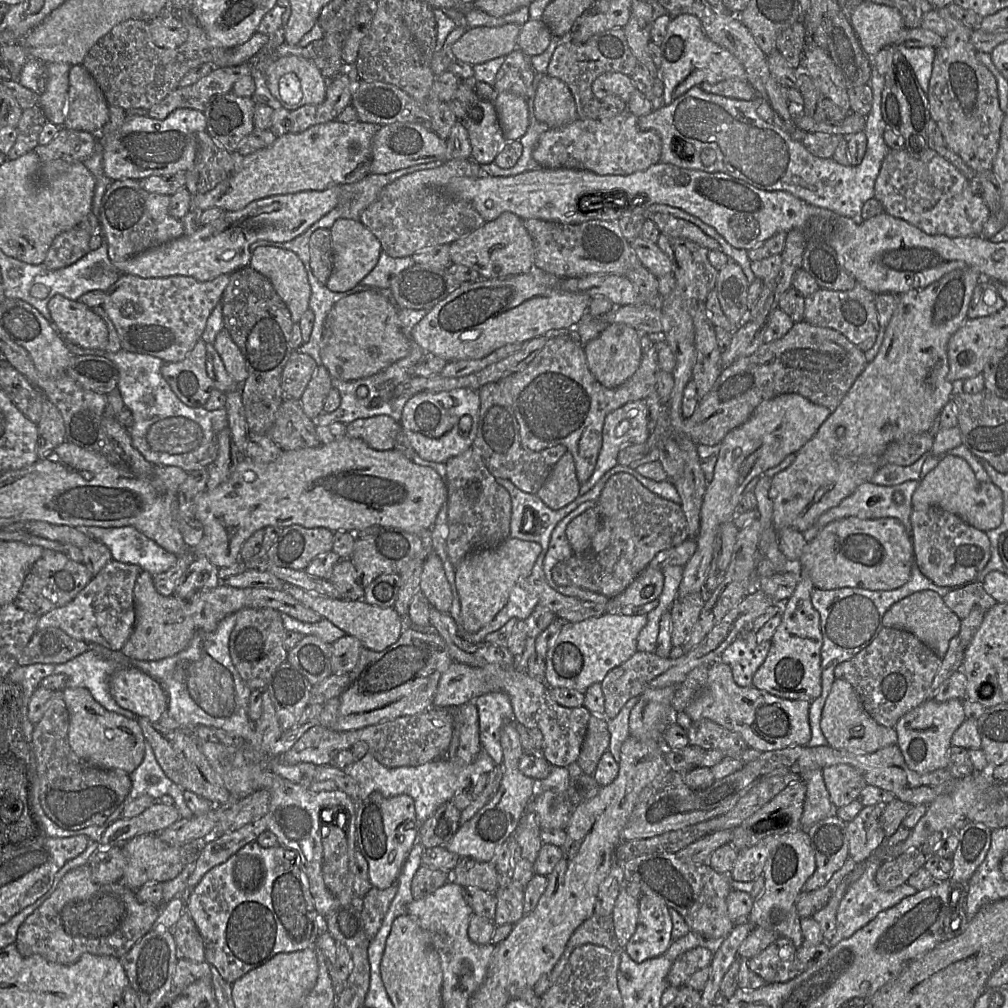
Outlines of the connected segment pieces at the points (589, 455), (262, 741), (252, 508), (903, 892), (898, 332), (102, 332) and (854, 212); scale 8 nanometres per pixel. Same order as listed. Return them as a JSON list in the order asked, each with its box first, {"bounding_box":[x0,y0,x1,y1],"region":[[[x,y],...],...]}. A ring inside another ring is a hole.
[{"bounding_box":[498,334,659,484],"region":[[[569,334],[548,339],[540,353],[521,371],[498,381],[508,394],[519,425],[523,447],[542,451],[563,445],[574,459],[580,484],[592,476],[602,446],[602,429],[606,416],[621,406],[645,399],[656,389],[659,371],[658,354],[653,346],[643,353],[637,371],[622,385],[607,388],[591,373],[584,347]]]},{"bounding_box":[199,690,357,919],"region":[[[267,690],[263,692],[263,706],[260,718],[255,721],[253,738],[241,748],[234,748],[219,743],[201,741],[199,748],[207,758],[215,772],[223,780],[232,797],[246,797],[259,790],[270,793],[270,804],[266,817],[267,831],[272,832],[279,844],[295,852],[295,859],[310,882],[310,891],[314,898],[316,910],[323,919],[338,909],[340,900],[331,894],[323,879],[324,847],[322,842],[322,827],[337,823],[341,817],[353,823],[353,836],[356,837],[356,806],[357,801],[340,789],[314,792],[307,785],[294,783],[271,770],[269,761],[278,760],[270,757],[269,751],[274,743],[281,738],[284,730],[281,728],[276,710]]]},{"bounding_box":[190,435,448,568],"region":[[[345,435],[334,442],[321,444],[314,448],[283,450],[276,460],[269,463],[257,462],[246,457],[241,458],[237,467],[225,482],[212,490],[206,489],[197,497],[194,505],[194,518],[203,526],[203,537],[201,541],[194,548],[190,548],[190,550],[195,557],[206,557],[216,567],[224,568],[238,563],[238,561],[240,561],[239,555],[243,543],[257,530],[265,529],[268,526],[275,526],[281,529],[291,525],[300,525],[305,528],[322,527],[332,532],[352,532],[353,534],[371,526],[395,528],[407,532],[430,530],[435,524],[438,513],[445,502],[448,503],[447,484],[433,468],[414,463],[396,449],[386,451],[374,450],[363,440]]]},{"bounding_box":[829,851,918,947],"region":[[[879,851],[875,853],[865,862],[865,871],[858,881],[853,883],[839,905],[836,915],[836,930],[829,940],[829,947],[836,945],[840,941],[851,937],[858,930],[871,922],[880,912],[889,909],[904,898],[912,896],[918,892],[916,888],[910,884],[904,883],[892,891],[884,891],[879,888],[876,882],[876,873],[883,864],[883,861],[878,857]]]},{"bounding_box":[771,268,983,533],"region":[[[970,268],[953,270],[922,290],[911,290],[900,295],[899,304],[893,313],[890,322],[885,328],[884,340],[876,357],[868,363],[866,368],[857,377],[852,387],[842,399],[839,406],[830,413],[829,417],[820,426],[813,437],[803,447],[801,447],[800,450],[797,451],[795,460],[792,462],[792,464],[772,477],[771,482],[772,487],[774,488],[772,521],[776,531],[780,531],[785,527],[794,528],[801,533],[806,531],[811,526],[813,526],[820,515],[829,509],[838,506],[842,500],[850,496],[861,484],[870,482],[871,478],[880,468],[879,456],[884,452],[889,444],[908,435],[929,431],[934,420],[939,417],[944,406],[951,402],[953,386],[952,383],[947,379],[947,374],[949,372],[947,346],[951,336],[968,318],[968,307],[973,290],[982,277],[983,276],[981,276],[979,272]]]},{"bounding_box":[48,295,108,351],"region":[[[55,295],[48,304],[56,331],[68,343],[85,349],[105,351],[108,328],[105,321],[79,300]]]},{"bounding_box":[638,68,890,224],"region":[[[873,68],[869,84],[872,89],[873,100],[871,111],[866,116],[864,128],[867,145],[864,157],[857,166],[844,166],[832,158],[814,156],[791,134],[785,132],[773,122],[763,120],[756,110],[765,100],[758,95],[752,100],[740,100],[707,93],[700,86],[694,86],[670,105],[664,105],[656,110],[653,109],[648,115],[638,118],[638,126],[642,130],[653,130],[660,136],[662,142],[660,162],[662,163],[690,169],[688,164],[702,162],[706,167],[706,172],[727,173],[765,191],[789,192],[811,205],[831,210],[852,219],[856,224],[861,224],[864,221],[861,215],[862,207],[866,201],[874,197],[875,181],[882,162],[890,150],[883,139],[883,133],[887,128],[881,113],[884,75],[880,75]],[[682,141],[694,146],[695,152],[693,155],[682,153],[679,143]]]}]

